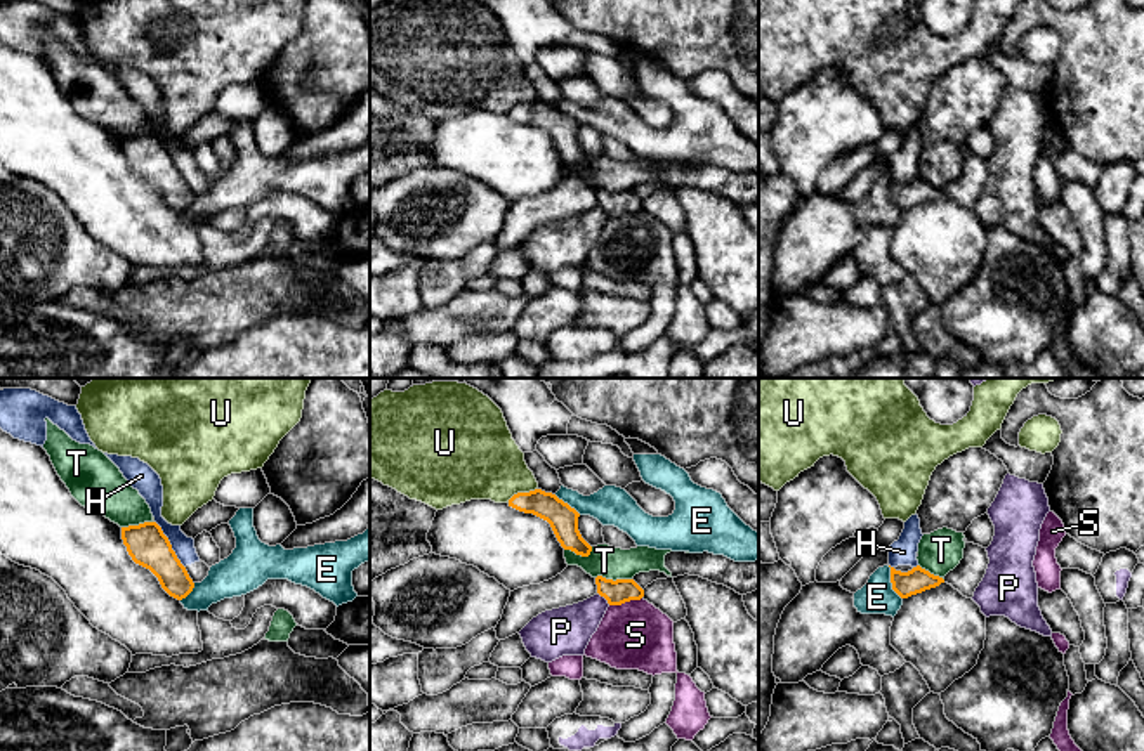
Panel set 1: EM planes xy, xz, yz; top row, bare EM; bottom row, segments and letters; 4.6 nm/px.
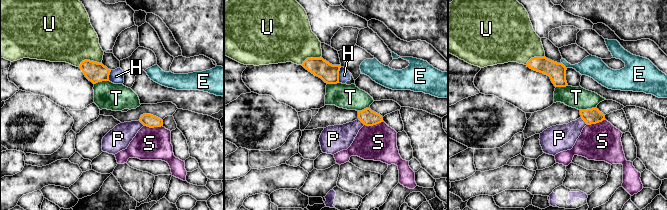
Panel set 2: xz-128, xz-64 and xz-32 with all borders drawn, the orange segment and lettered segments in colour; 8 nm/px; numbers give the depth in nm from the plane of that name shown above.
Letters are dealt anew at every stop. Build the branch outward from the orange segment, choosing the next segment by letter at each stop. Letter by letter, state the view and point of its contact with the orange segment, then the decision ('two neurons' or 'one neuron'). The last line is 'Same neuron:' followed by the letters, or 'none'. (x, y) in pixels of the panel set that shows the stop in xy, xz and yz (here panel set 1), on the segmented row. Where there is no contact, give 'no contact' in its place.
E: meets orange in yz at (891, 581); two neurons
H: meets orange in xy at (170, 545); two neurons
P: meets orange in xz at (604, 597); two neurons
S: meets orange in xz at (625, 600); two neurons
T: meets orange in xz at (611, 580); two neurons
U: meets orange in xz at (521, 493); two neurons
Same neuron: none

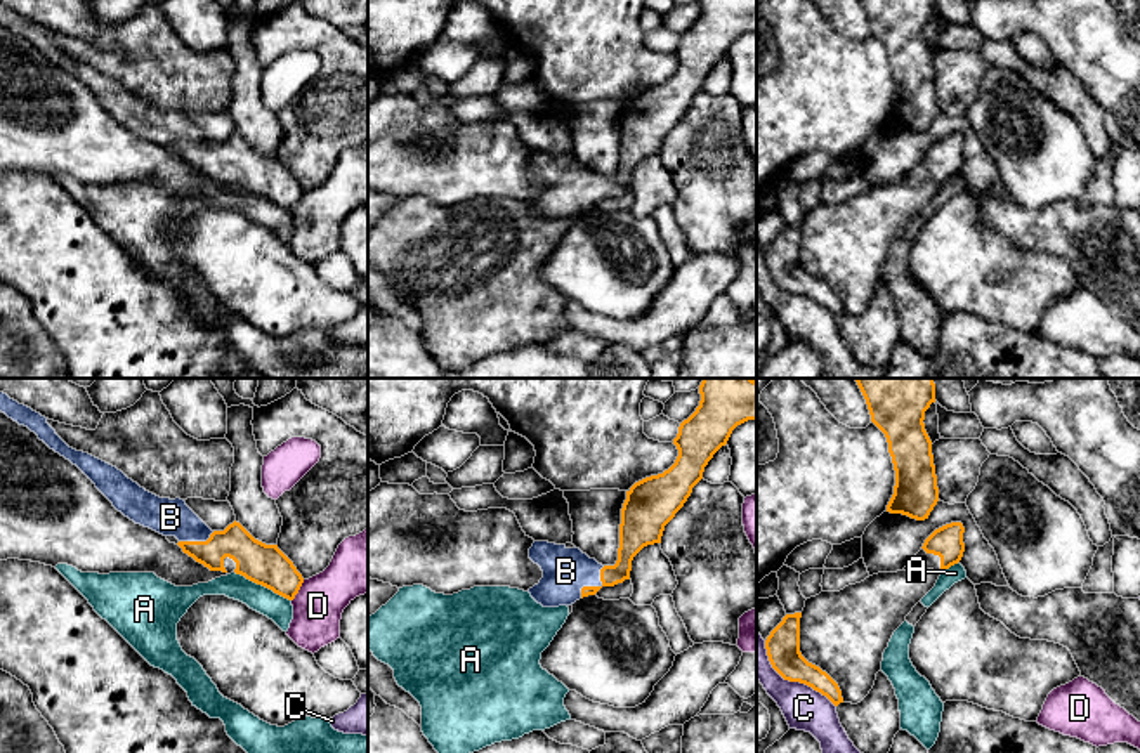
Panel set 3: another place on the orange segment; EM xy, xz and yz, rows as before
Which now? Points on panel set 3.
A: meets orange in xy at (262, 585); two neurons
B: meets orange in xz at (596, 587); one neuron
C: meets orange in yz at (792, 680); two neurons
D: meets orange in xy at (299, 589); two neurons
Same neuron: B

